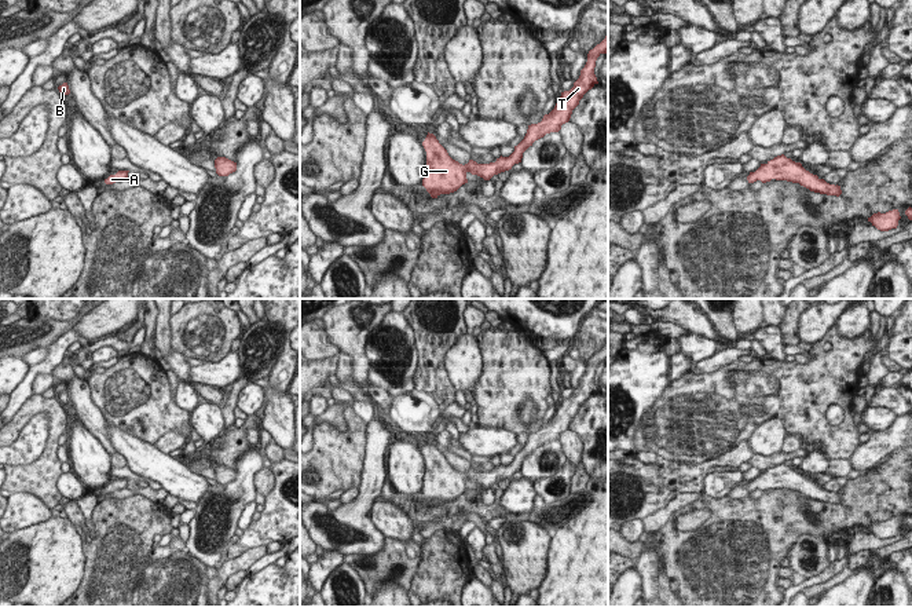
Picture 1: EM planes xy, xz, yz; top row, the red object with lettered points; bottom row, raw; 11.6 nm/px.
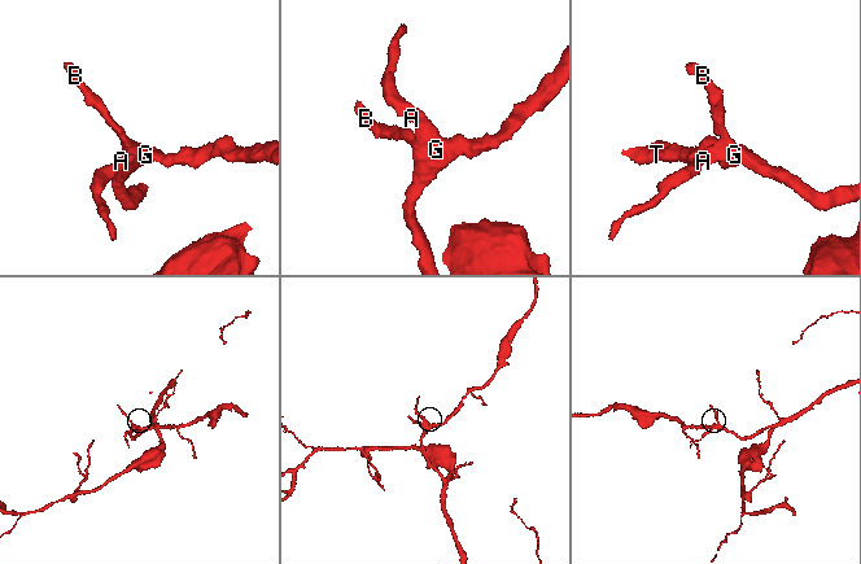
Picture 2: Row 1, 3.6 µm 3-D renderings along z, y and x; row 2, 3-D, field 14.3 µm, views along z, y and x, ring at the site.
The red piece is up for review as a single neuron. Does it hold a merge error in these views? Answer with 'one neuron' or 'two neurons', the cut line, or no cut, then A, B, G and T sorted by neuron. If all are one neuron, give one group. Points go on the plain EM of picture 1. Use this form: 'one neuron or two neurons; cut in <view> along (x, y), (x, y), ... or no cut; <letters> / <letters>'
one neuron; no cut; A B G T

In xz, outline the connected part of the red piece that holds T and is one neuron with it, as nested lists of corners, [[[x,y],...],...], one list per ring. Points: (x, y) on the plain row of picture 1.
[[[608,339],[605,347],[589,359],[587,370],[574,395],[569,399],[561,401],[554,417],[549,423],[545,423],[541,431],[528,434],[524,447],[514,454],[514,460],[509,465],[501,464],[495,471],[490,472],[477,472],[469,468],[468,472],[462,473],[448,464],[433,442],[428,440],[422,450],[426,460],[422,494],[431,505],[437,507],[440,502],[457,500],[462,493],[468,491],[468,480],[490,489],[494,483],[512,478],[514,472],[521,471],[523,461],[535,449],[543,446],[546,442],[558,440],[561,434],[569,429],[572,418],[579,413],[583,403],[598,392],[594,376],[601,362],[608,362]]]

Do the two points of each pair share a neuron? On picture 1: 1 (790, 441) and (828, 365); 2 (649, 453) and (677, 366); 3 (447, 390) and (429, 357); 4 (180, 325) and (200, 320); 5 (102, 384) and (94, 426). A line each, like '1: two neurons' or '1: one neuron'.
1: two neurons
2: two neurons
3: one neuron
4: one neuron
5: two neurons

